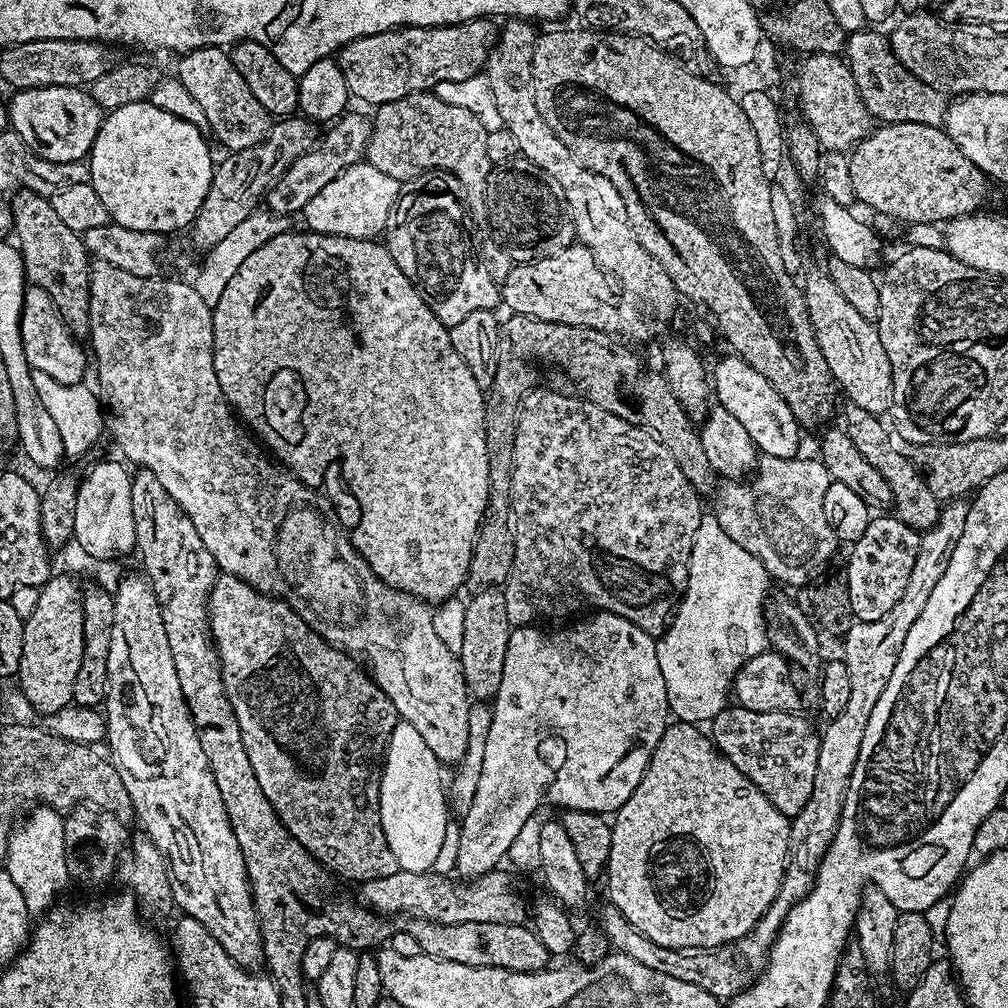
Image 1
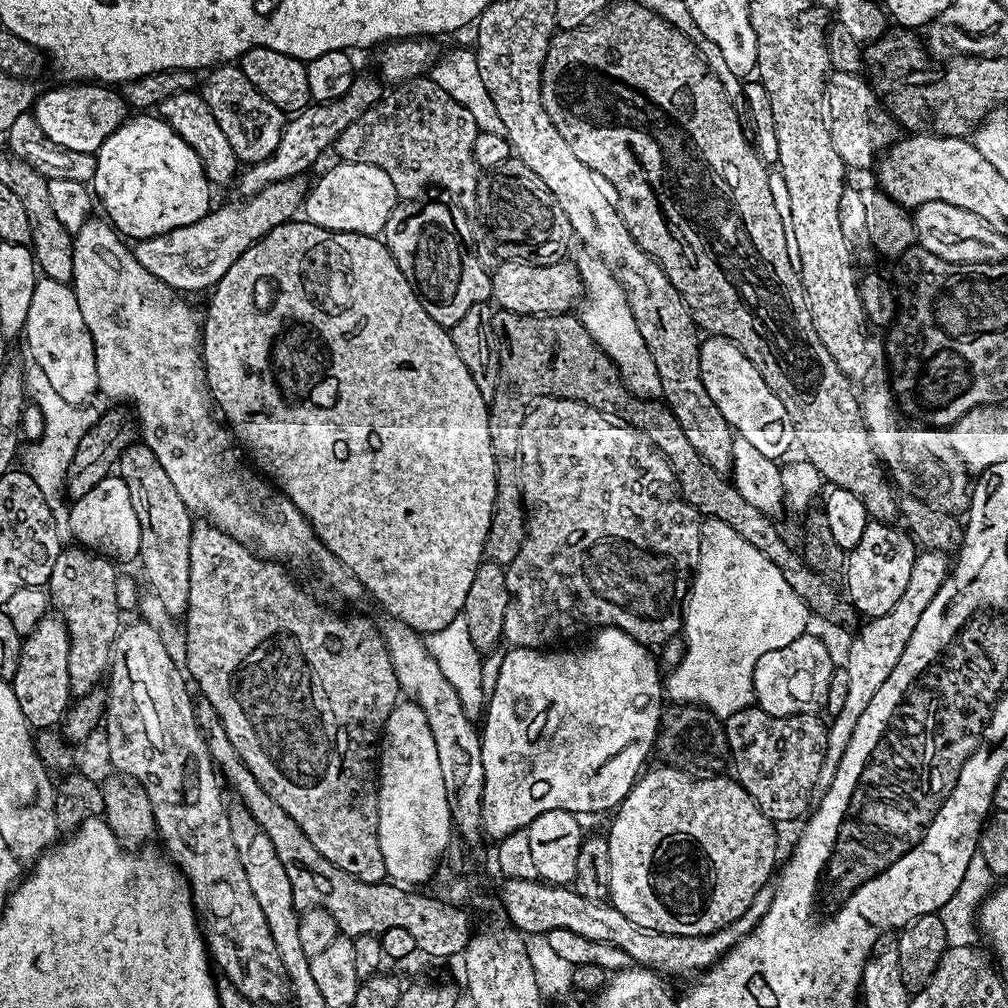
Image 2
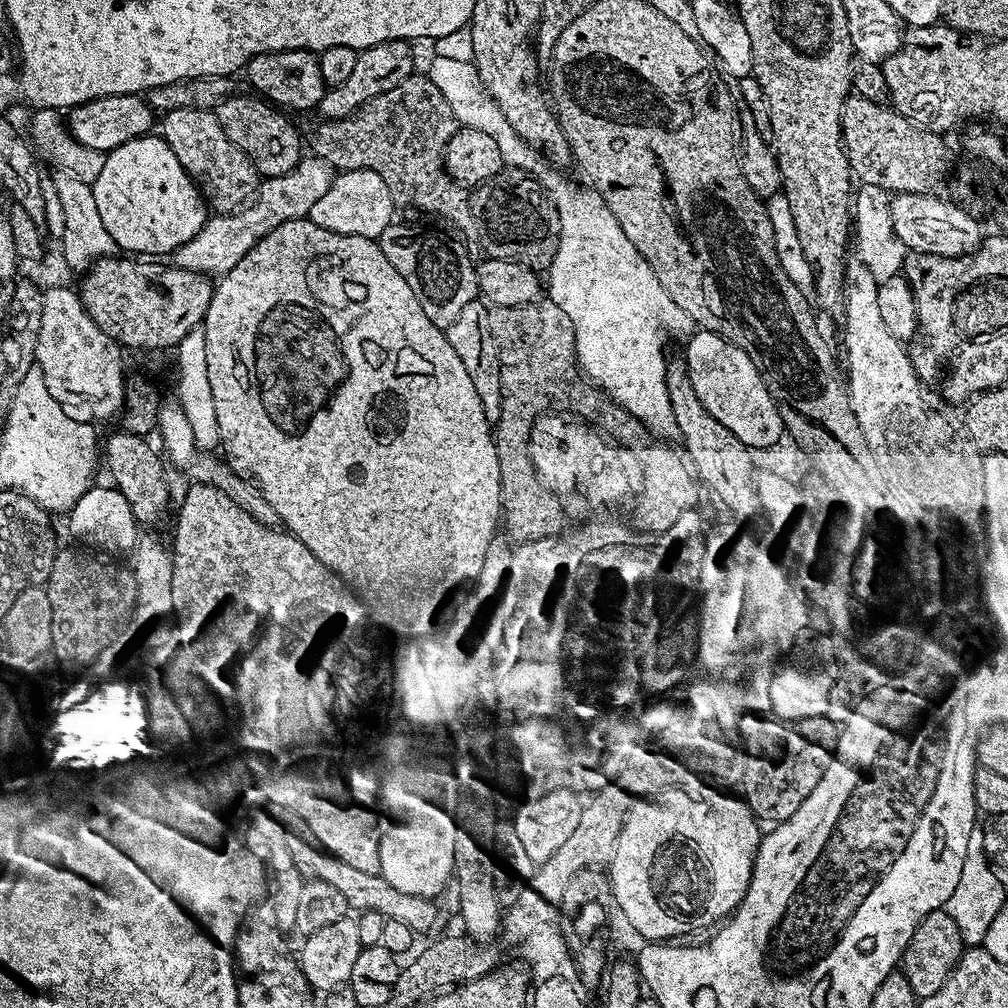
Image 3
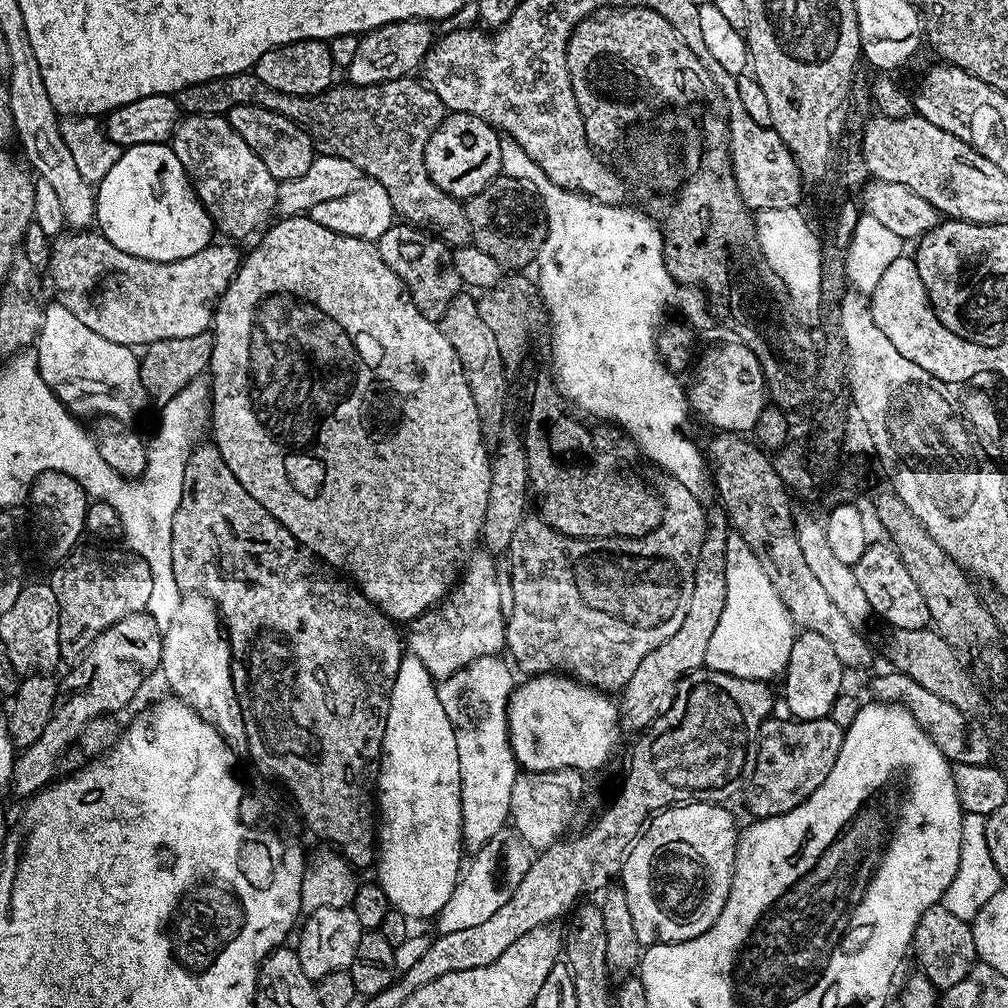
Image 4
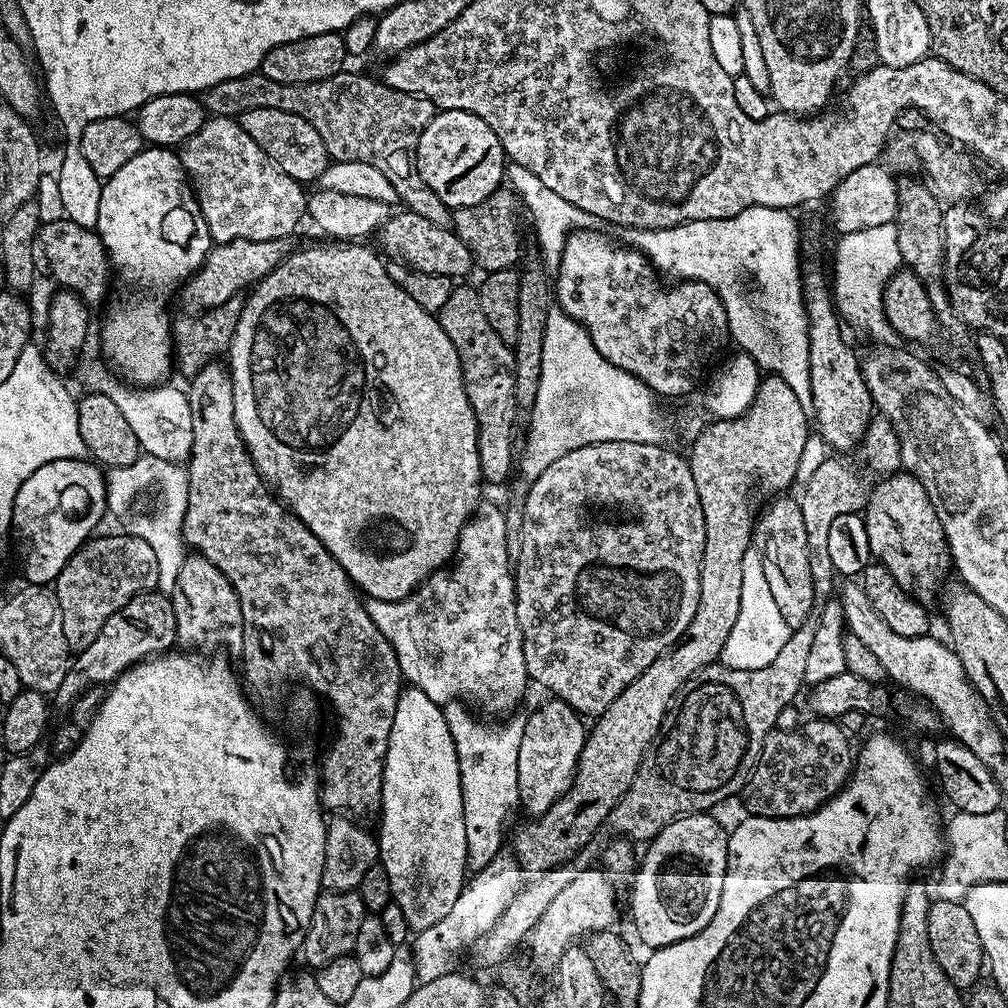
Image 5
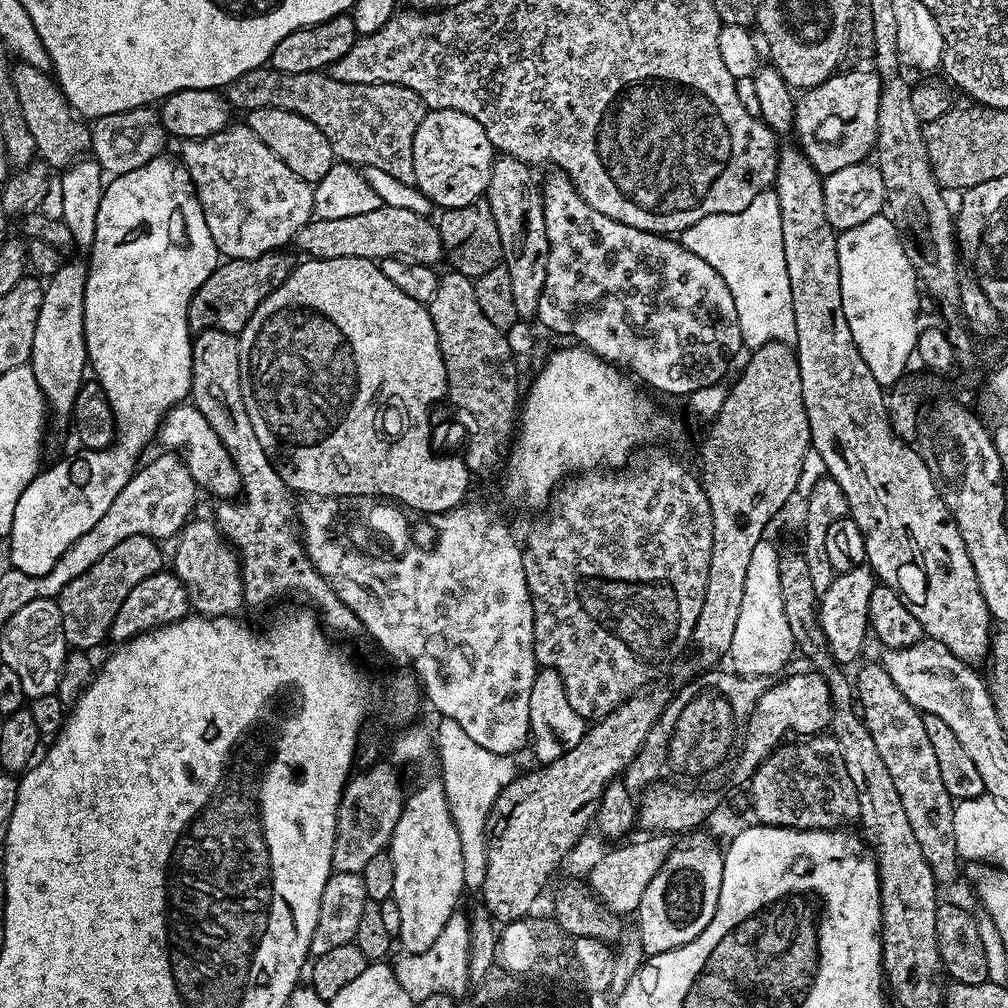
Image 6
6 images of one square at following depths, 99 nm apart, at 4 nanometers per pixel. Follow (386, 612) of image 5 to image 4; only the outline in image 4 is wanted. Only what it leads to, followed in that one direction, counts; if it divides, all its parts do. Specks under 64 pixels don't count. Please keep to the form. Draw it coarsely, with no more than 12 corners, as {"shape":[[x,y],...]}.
{"shape":[[477,551],[405,647],[433,678],[505,651],[496,560]]}

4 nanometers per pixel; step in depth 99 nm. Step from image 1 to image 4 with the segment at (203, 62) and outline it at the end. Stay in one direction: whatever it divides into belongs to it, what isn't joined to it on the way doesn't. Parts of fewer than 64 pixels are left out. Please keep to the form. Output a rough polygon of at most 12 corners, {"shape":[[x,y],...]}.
{"shape":[[234,106],[234,134],[277,182],[318,154],[304,129],[262,106]]}

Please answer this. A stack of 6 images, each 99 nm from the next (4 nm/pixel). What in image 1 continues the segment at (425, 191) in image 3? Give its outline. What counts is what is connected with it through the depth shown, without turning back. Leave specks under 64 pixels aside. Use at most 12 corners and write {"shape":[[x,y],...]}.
{"shape":[[429,90],[379,105],[367,163],[449,172],[487,217],[489,132]]}

